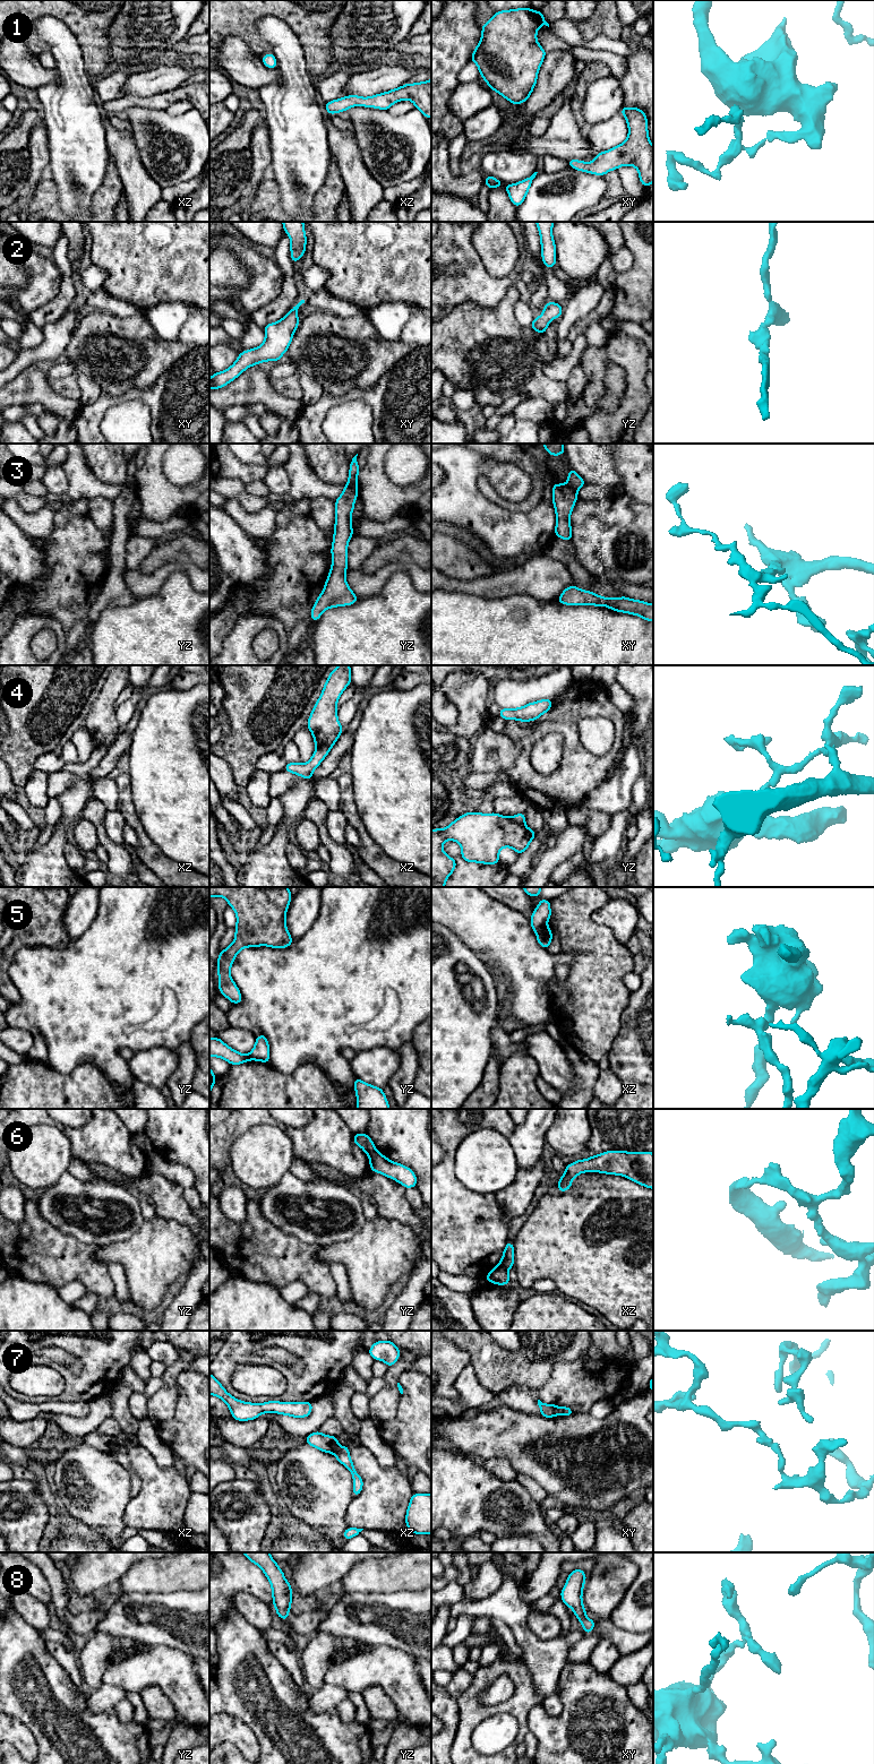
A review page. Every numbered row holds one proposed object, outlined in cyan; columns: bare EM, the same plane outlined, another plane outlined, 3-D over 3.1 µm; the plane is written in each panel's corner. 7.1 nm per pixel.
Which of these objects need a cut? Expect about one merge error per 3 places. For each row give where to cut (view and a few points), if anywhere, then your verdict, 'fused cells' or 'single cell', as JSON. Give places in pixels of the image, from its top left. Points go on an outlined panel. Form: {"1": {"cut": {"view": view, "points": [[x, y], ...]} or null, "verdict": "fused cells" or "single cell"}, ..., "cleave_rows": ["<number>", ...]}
{"1": {"cut": null, "verdict": "single cell"}, "2": {"cut": null, "verdict": "single cell"}, "3": {"cut": {"view": "yz", "points": [[346, 484], [356, 488]]}, "verdict": "fused cells"}, "4": {"cut": {"view": "xz", "points": [[332, 745], [317, 749]]}, "verdict": "fused cells"}, "5": {"cut": {"view": "xz", "points": [[546, 923], [537, 934]]}, "verdict": "fused cells"}, "6": {"cut": {"view": "xz", "points": [[496, 1266], [506, 1270]]}, "verdict": "fused cells"}, "7": {"cut": {"view": "xz", "points": [[339, 1447], [334, 1453]]}, "verdict": "fused cells"}, "8": {"cut": null, "verdict": "single cell"}, "cleave_rows": ["3", "4", "5", "6", "7"]}

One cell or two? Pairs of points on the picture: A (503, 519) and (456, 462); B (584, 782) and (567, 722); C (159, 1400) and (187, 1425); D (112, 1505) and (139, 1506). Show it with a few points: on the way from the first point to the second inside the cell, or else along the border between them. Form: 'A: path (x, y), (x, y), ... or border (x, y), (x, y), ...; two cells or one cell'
A: path (486, 512), (460, 485), (460, 479); one cell
B: path (579, 767), (571, 737); one cell
C: border (179, 1394), (173, 1417), (155, 1426); two cells
D: border (133, 1497), (125, 1511), (123, 1522), (126, 1526); two cells

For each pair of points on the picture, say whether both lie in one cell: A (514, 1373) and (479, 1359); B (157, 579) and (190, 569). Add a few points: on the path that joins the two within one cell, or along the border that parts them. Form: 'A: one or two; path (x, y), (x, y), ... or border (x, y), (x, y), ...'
A: one; path (505, 1368), (497, 1368), (488, 1359)
B: one; path (165, 571), (173, 567), (182, 567)

